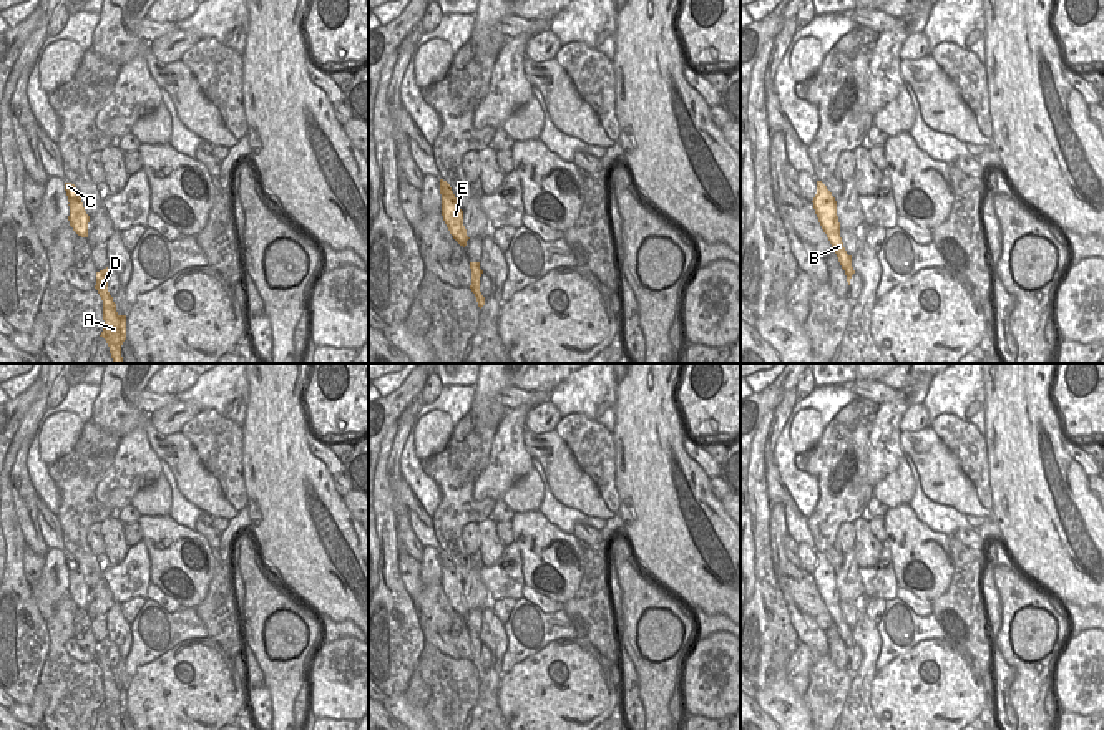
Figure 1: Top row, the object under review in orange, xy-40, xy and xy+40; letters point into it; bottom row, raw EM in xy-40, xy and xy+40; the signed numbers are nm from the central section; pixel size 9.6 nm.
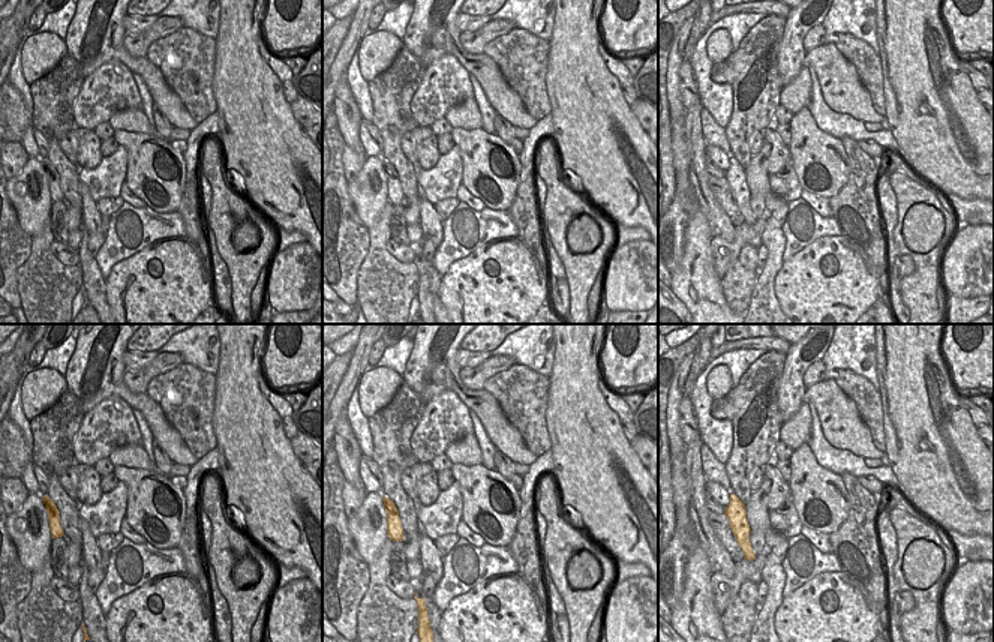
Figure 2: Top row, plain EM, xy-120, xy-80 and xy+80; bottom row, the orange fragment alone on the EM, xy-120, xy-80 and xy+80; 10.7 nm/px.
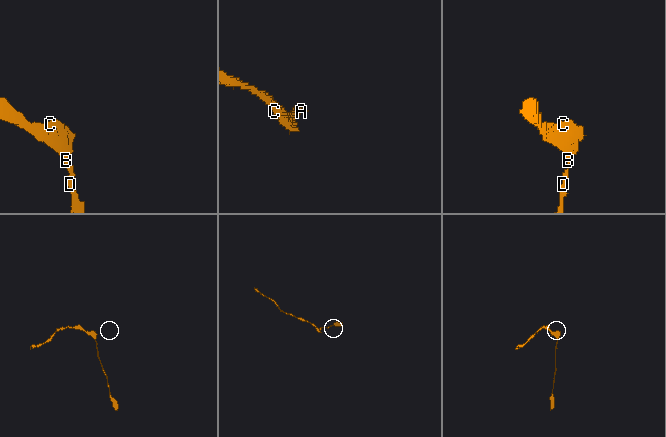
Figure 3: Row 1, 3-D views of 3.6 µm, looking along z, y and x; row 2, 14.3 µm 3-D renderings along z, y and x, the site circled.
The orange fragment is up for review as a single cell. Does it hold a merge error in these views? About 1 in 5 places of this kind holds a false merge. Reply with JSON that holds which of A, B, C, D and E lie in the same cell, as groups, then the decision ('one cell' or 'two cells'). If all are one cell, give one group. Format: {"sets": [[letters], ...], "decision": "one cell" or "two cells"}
{"sets": [["A", "B", "C", "D", "E"]], "decision": "one cell"}

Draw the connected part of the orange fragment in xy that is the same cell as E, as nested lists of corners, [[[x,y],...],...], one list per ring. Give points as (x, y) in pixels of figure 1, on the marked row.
[[[440,179],[440,194],[443,221],[453,239],[465,247],[470,237],[467,236],[467,229],[463,226],[463,211],[460,209],[450,184],[443,179]]]

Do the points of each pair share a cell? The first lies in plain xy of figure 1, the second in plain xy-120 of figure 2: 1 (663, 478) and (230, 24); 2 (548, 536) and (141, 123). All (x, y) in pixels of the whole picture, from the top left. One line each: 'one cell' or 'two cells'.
1: one cell
2: two cells

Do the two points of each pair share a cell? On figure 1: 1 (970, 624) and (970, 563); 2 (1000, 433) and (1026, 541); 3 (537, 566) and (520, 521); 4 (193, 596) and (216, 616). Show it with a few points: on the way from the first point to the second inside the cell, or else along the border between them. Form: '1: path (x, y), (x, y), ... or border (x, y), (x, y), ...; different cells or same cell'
1: path (968, 609), (968, 578); same cell
2: path (1026, 460), (1026, 515); same cell
3: path (537, 554), (537, 538), (532, 533); same cell
4: border (214, 566), (214, 576), (206, 596), (195, 608); different cells

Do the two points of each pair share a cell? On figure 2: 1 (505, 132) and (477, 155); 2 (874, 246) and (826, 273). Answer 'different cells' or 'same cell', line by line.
1: different cells
2: different cells

